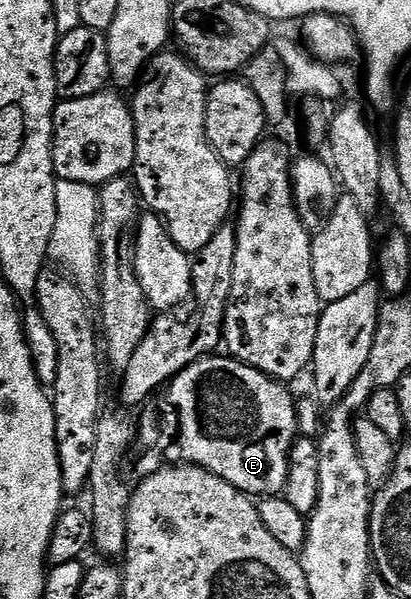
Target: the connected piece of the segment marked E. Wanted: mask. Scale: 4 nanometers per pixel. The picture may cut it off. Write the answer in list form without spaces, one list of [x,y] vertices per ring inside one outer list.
[[[230,356],[219,357],[198,358],[193,365],[179,371],[166,383],[163,402],[168,412],[175,414],[179,421],[179,446],[172,448],[171,454],[175,457],[172,459],[182,459],[184,463],[200,466],[248,496],[282,495],[291,467],[291,447],[300,433],[299,418],[295,415],[295,398],[284,383],[270,378],[265,372],[244,362],[236,362]]]

